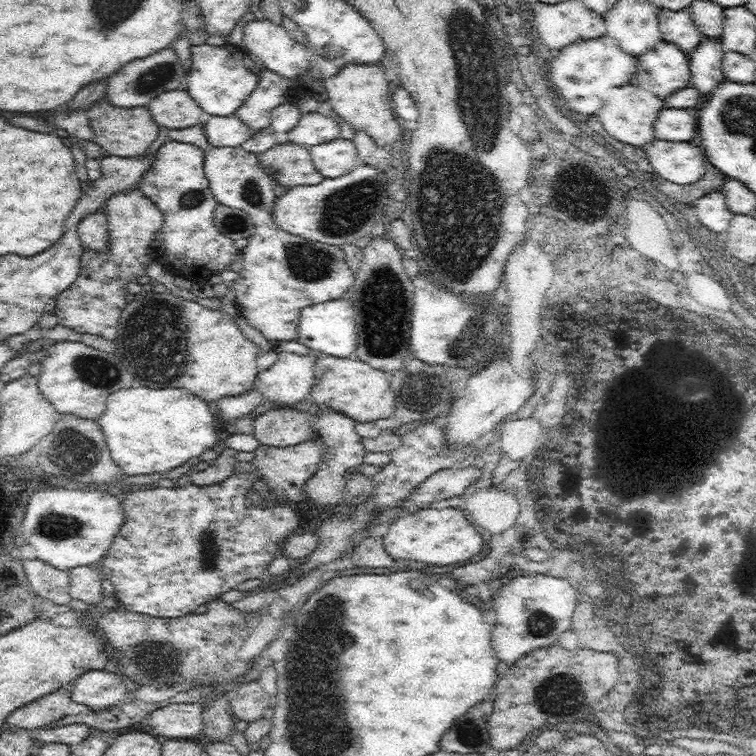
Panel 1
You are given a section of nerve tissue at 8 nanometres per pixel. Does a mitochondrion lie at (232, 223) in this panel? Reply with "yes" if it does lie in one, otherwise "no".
yes

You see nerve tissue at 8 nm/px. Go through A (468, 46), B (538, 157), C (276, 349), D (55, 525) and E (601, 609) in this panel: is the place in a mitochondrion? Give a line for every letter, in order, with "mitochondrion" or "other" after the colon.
A: mitochondrion
B: other
C: other
D: mitochondrion
E: other

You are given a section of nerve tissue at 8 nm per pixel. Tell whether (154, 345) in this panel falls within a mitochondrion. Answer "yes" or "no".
yes

